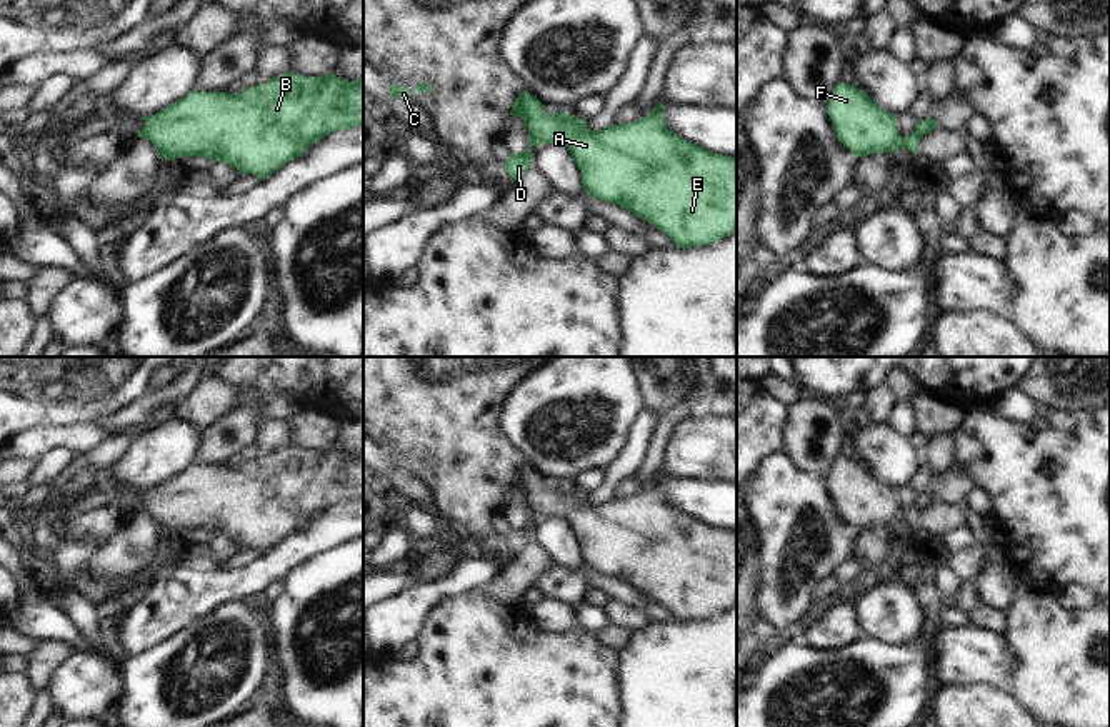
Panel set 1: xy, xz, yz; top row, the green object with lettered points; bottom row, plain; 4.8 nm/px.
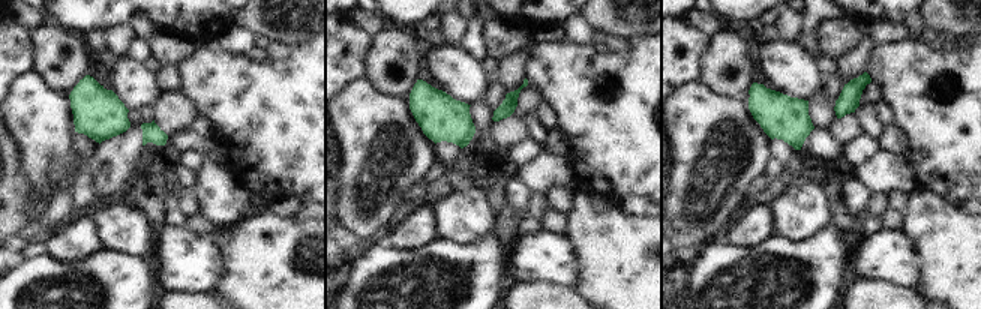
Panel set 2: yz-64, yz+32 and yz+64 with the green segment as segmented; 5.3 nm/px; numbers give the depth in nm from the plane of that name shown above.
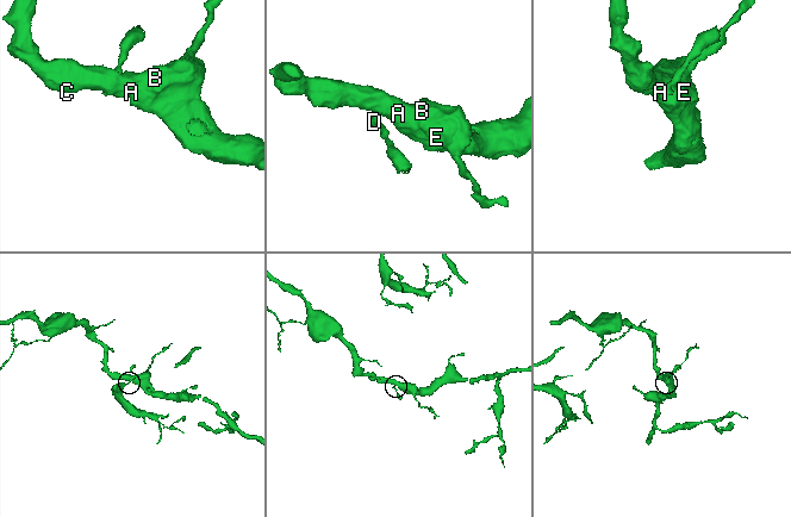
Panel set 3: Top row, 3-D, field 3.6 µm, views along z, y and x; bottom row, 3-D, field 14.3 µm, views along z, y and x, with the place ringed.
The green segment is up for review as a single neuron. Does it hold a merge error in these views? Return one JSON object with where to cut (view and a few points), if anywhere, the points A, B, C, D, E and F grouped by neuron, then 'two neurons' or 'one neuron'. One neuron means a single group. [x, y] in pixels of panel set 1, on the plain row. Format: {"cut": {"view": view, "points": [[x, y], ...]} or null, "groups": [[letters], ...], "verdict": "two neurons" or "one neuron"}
{"cut": {"view": "yz", "points": [[899, 509], [892, 522]]}, "groups": [["A", "B", "C", "E", "F"], ["D"]], "verdict": "two neurons"}

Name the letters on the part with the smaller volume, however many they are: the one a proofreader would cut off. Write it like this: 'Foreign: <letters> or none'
Foreign: D

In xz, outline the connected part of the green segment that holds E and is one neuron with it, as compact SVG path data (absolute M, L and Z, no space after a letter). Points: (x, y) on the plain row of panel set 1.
M523 464L515 472L510 489L525 495L535 520L562 517L572 525L587 569L615 577L655 599L678 622L715 617L737 605L737 532L713 527L678 510L665 497L663 479L632 497L612 497L593 505L587 494L563 484L545 487L545 479Z

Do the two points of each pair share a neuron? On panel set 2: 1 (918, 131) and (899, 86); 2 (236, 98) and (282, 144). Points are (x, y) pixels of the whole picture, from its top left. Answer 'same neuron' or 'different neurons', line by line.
1: same neuron
2: same neuron

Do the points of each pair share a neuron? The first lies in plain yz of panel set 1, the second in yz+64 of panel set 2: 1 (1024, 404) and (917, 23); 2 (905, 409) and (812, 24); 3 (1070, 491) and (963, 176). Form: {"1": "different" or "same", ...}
{"1": "same", "2": "same", "3": "same"}

